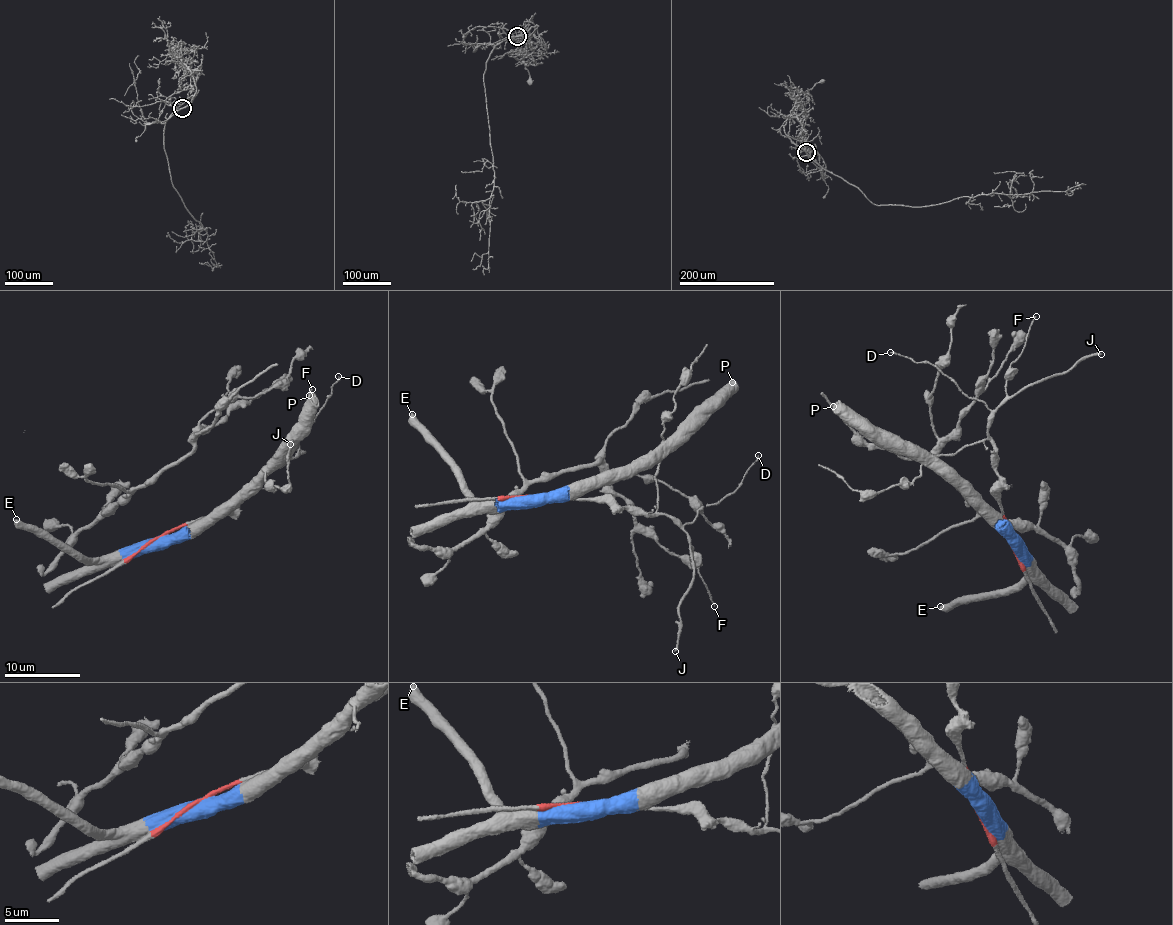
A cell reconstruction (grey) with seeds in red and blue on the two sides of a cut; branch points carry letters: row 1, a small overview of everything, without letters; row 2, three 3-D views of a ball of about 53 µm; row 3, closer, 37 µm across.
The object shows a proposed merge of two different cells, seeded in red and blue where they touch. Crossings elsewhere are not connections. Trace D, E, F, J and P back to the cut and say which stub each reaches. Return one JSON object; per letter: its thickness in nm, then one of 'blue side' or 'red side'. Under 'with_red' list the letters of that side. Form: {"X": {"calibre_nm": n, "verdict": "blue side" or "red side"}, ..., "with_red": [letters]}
{"D": {"calibre_nm": 160, "verdict": "red side"}, "E": {"calibre_nm": 480, "verdict": "blue side"}, "F": {"calibre_nm": 140, "verdict": "red side"}, "J": {"calibre_nm": 200, "verdict": "red side"}, "P": {"calibre_nm": 500, "verdict": "blue side"}, "with_red": ["D", "F", "J"]}

